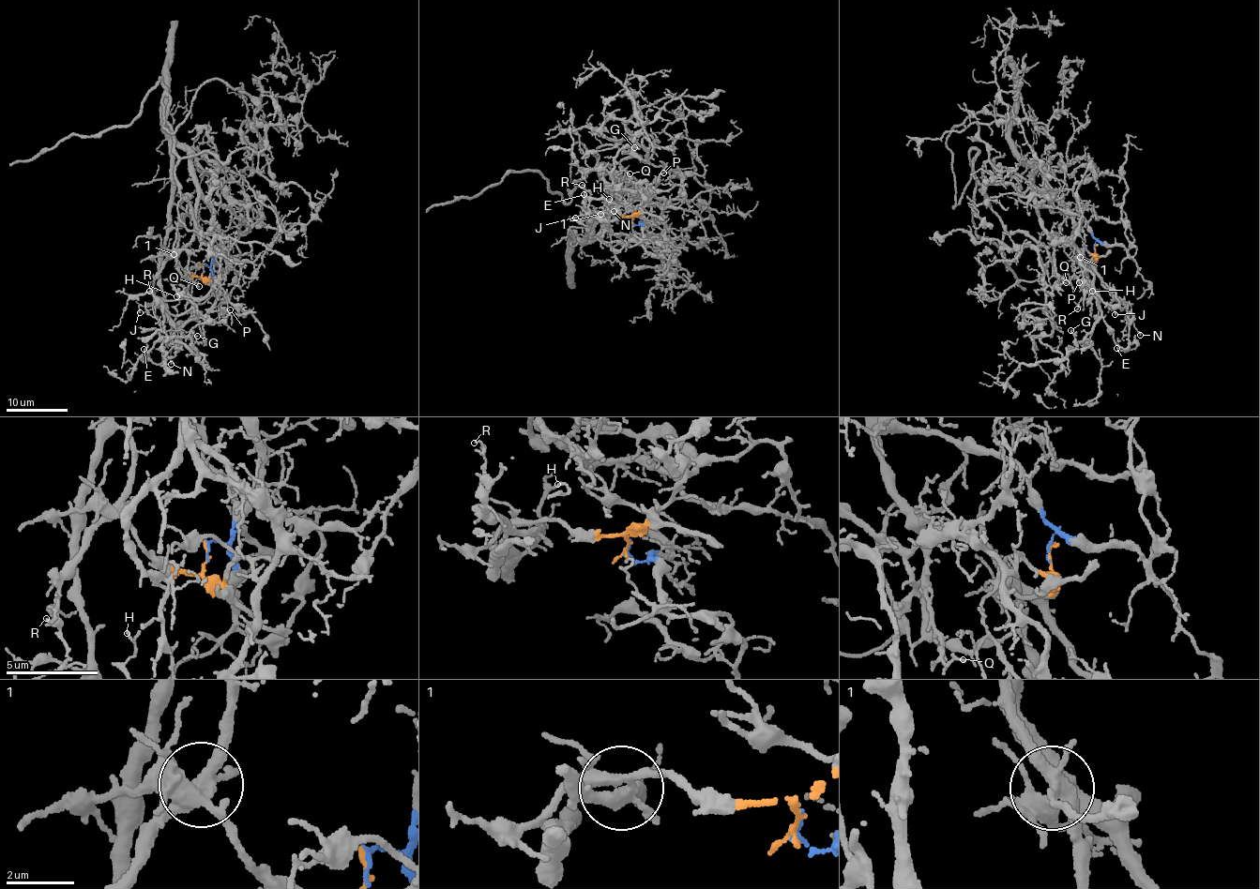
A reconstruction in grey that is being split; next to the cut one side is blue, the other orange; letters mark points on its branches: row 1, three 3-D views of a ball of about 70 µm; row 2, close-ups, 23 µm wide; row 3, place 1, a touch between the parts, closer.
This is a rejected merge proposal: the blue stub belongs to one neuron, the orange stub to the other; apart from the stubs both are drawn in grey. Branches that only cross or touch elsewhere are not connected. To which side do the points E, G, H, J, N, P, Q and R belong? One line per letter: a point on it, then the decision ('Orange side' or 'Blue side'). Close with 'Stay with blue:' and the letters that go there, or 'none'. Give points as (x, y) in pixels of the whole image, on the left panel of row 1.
E: Place: (144, 349). Orange side
G: Place: (197, 336). Orange side
H: Place: (176, 296). Orange side
J: Place: (140, 312). Blue side
N: Place: (171, 364). Blue side
P: Place: (230, 309). Orange side
Q: Place: (199, 286). Blue side
R: Place: (149, 291). Blue side
Stay with blue: J, N, Q, R

